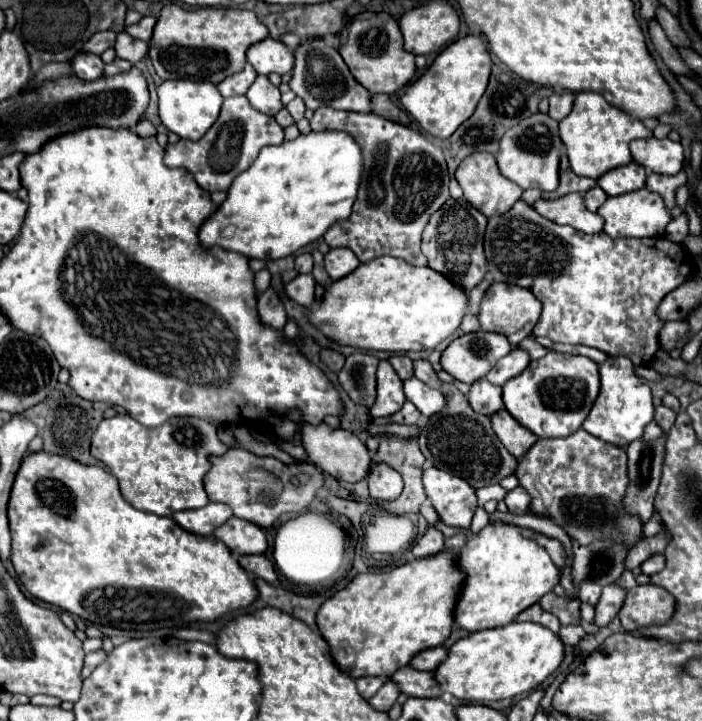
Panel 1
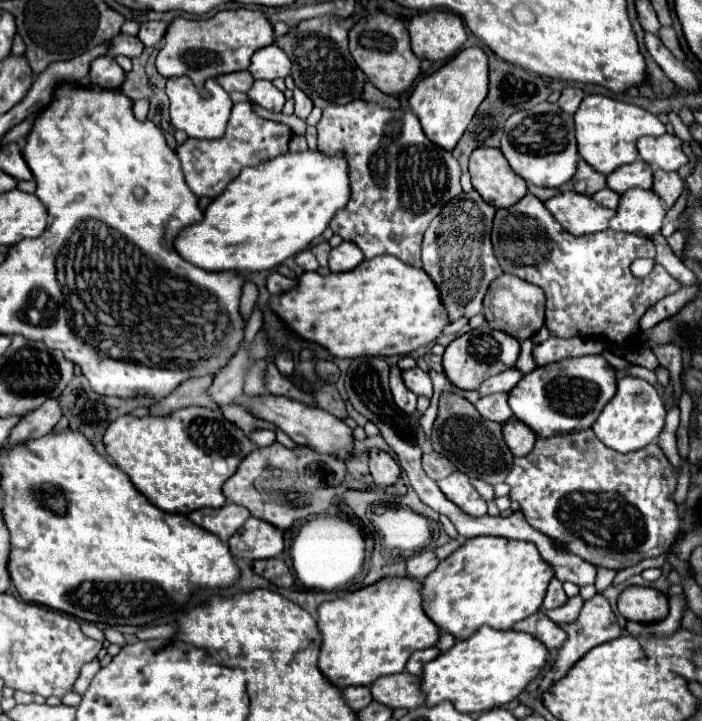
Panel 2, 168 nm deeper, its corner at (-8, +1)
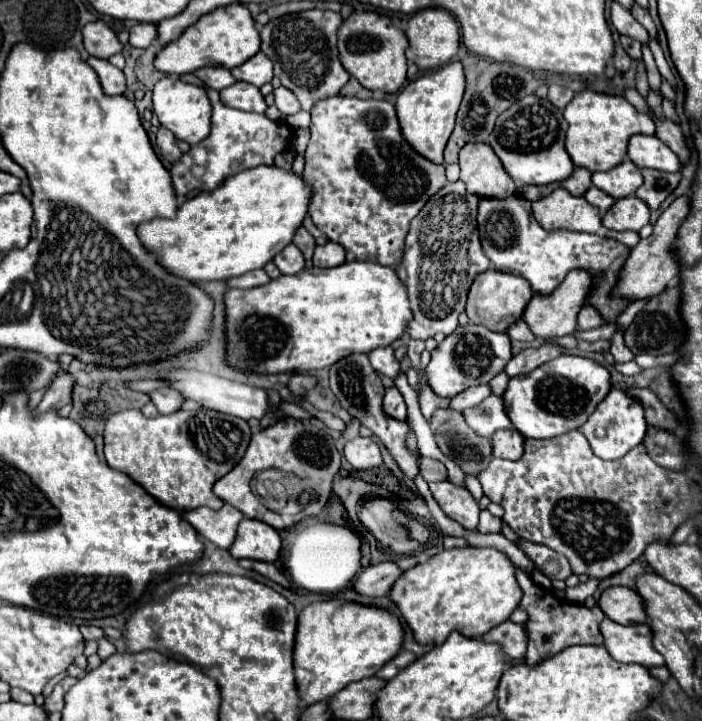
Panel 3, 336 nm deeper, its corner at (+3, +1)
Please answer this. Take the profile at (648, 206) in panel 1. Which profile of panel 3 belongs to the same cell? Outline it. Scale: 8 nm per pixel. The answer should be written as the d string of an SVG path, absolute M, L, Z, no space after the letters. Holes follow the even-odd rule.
M636 195L618 199L602 217L604 227L614 231L626 231L626 229L640 231L644 225L648 225L648 221L650 221L650 209Z

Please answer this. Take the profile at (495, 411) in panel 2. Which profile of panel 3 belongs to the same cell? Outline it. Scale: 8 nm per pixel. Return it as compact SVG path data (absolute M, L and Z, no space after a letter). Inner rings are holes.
M490 395L476 407L464 411L464 419L480 437L486 437L486 439L490 439L500 429L512 427L504 411L504 401L502 397L496 397L496 395Z

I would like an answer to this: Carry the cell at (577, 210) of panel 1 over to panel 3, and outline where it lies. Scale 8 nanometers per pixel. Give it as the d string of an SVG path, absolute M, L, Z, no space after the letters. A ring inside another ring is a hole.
M562 187L532 203L534 219L548 231L568 229L598 233L602 227L600 209L592 207L584 197L568 195Z

